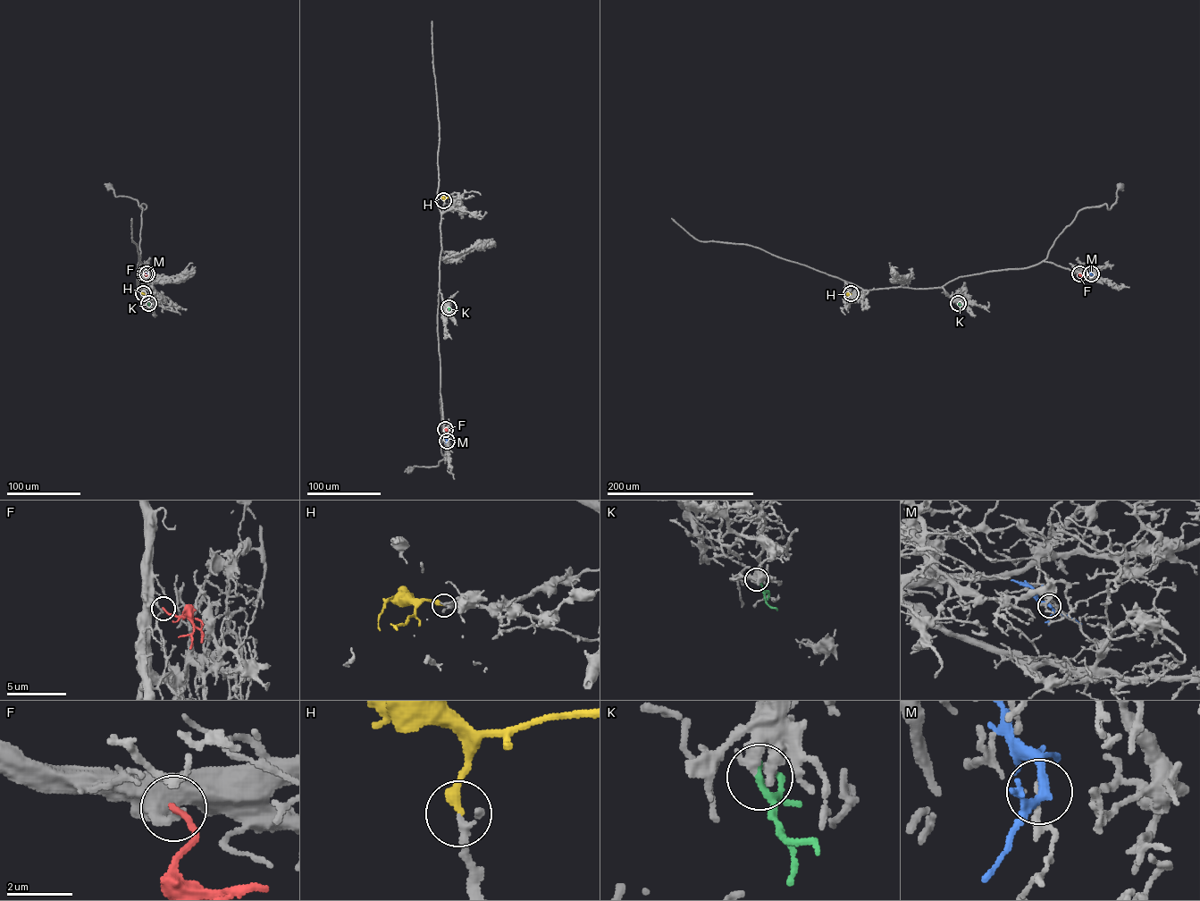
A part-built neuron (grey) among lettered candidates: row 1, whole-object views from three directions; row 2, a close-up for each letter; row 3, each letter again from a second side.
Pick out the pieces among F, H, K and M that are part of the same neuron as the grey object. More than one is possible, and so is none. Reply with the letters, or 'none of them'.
H, K

